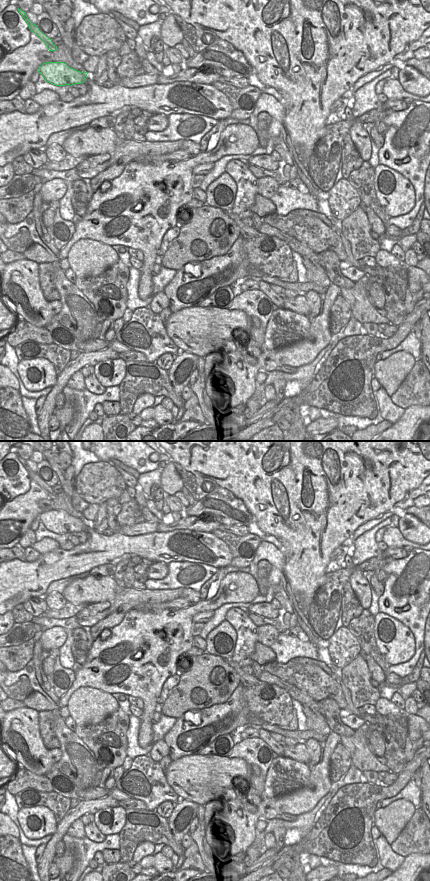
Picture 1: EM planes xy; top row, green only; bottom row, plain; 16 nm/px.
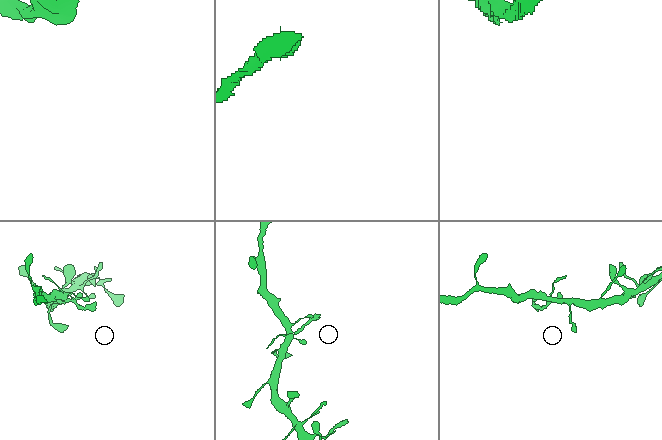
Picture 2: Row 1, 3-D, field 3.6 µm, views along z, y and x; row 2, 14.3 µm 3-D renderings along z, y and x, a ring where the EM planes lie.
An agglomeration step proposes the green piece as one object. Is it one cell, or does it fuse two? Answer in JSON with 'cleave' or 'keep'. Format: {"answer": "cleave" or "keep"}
{"answer": "cleave"}

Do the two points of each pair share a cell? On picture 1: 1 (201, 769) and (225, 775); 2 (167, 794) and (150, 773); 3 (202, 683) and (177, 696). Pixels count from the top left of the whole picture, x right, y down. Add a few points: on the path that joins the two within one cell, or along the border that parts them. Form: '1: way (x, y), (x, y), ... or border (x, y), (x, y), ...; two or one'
1: way (207, 775), (219, 775); one
2: way (161, 792), (150, 779); one
3: way (196, 686), (183, 696); one

